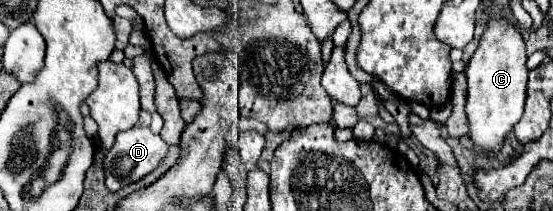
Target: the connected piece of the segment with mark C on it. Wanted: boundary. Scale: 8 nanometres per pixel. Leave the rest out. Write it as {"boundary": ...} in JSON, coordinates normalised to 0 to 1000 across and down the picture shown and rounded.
{"boundary":[[[890,81],[868,175],[868,213],[846,289],[846,488],[843,545],[850,564],[854,668],[882,716],[904,706],[915,640],[926,621],[929,583],[944,555],[951,469],[951,213],[940,137],[926,118],[915,81]]]}

